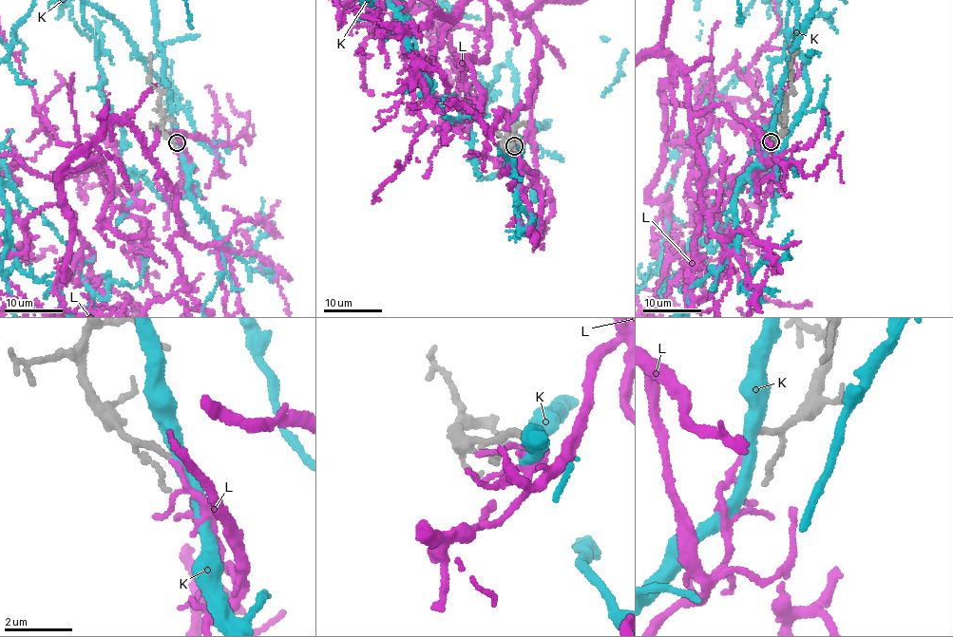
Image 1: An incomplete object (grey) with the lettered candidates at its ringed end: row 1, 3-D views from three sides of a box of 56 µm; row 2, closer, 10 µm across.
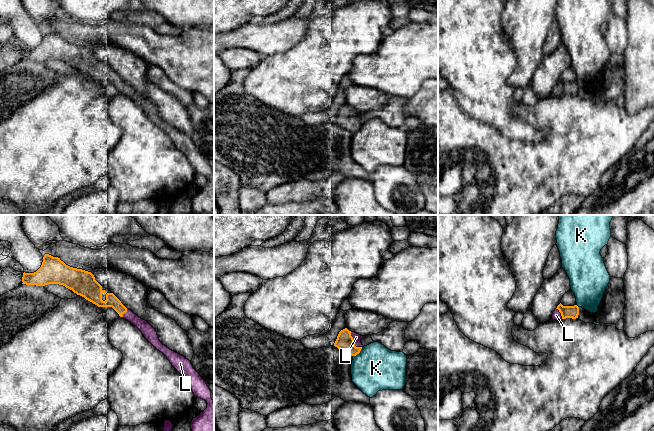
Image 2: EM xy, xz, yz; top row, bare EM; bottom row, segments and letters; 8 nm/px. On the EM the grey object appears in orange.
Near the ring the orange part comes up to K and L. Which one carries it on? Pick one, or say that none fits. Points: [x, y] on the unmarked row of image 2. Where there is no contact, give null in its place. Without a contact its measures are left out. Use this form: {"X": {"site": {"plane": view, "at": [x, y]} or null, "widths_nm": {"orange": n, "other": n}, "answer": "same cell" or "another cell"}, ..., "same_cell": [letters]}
{"K": {"site": {"plane": "xz", "at": [358, 129]}, "widths_nm": {"orange": 140, "other": 360}, "answer": "another cell"}, "L": {"site": {"plane": "xz", "at": [354, 118]}, "widths_nm": {"orange": 140, "other": 60}, "answer": "same cell"}, "same_cell": ["L"]}

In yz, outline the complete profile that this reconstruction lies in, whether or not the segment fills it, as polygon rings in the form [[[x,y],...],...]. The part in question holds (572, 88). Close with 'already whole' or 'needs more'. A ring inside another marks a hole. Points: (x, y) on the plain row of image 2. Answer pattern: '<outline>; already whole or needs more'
[[[561,79],[557,82],[552,90],[552,95],[556,97],[561,97],[566,94],[576,95],[579,91],[579,83],[574,82],[563,82]]]; needs more

